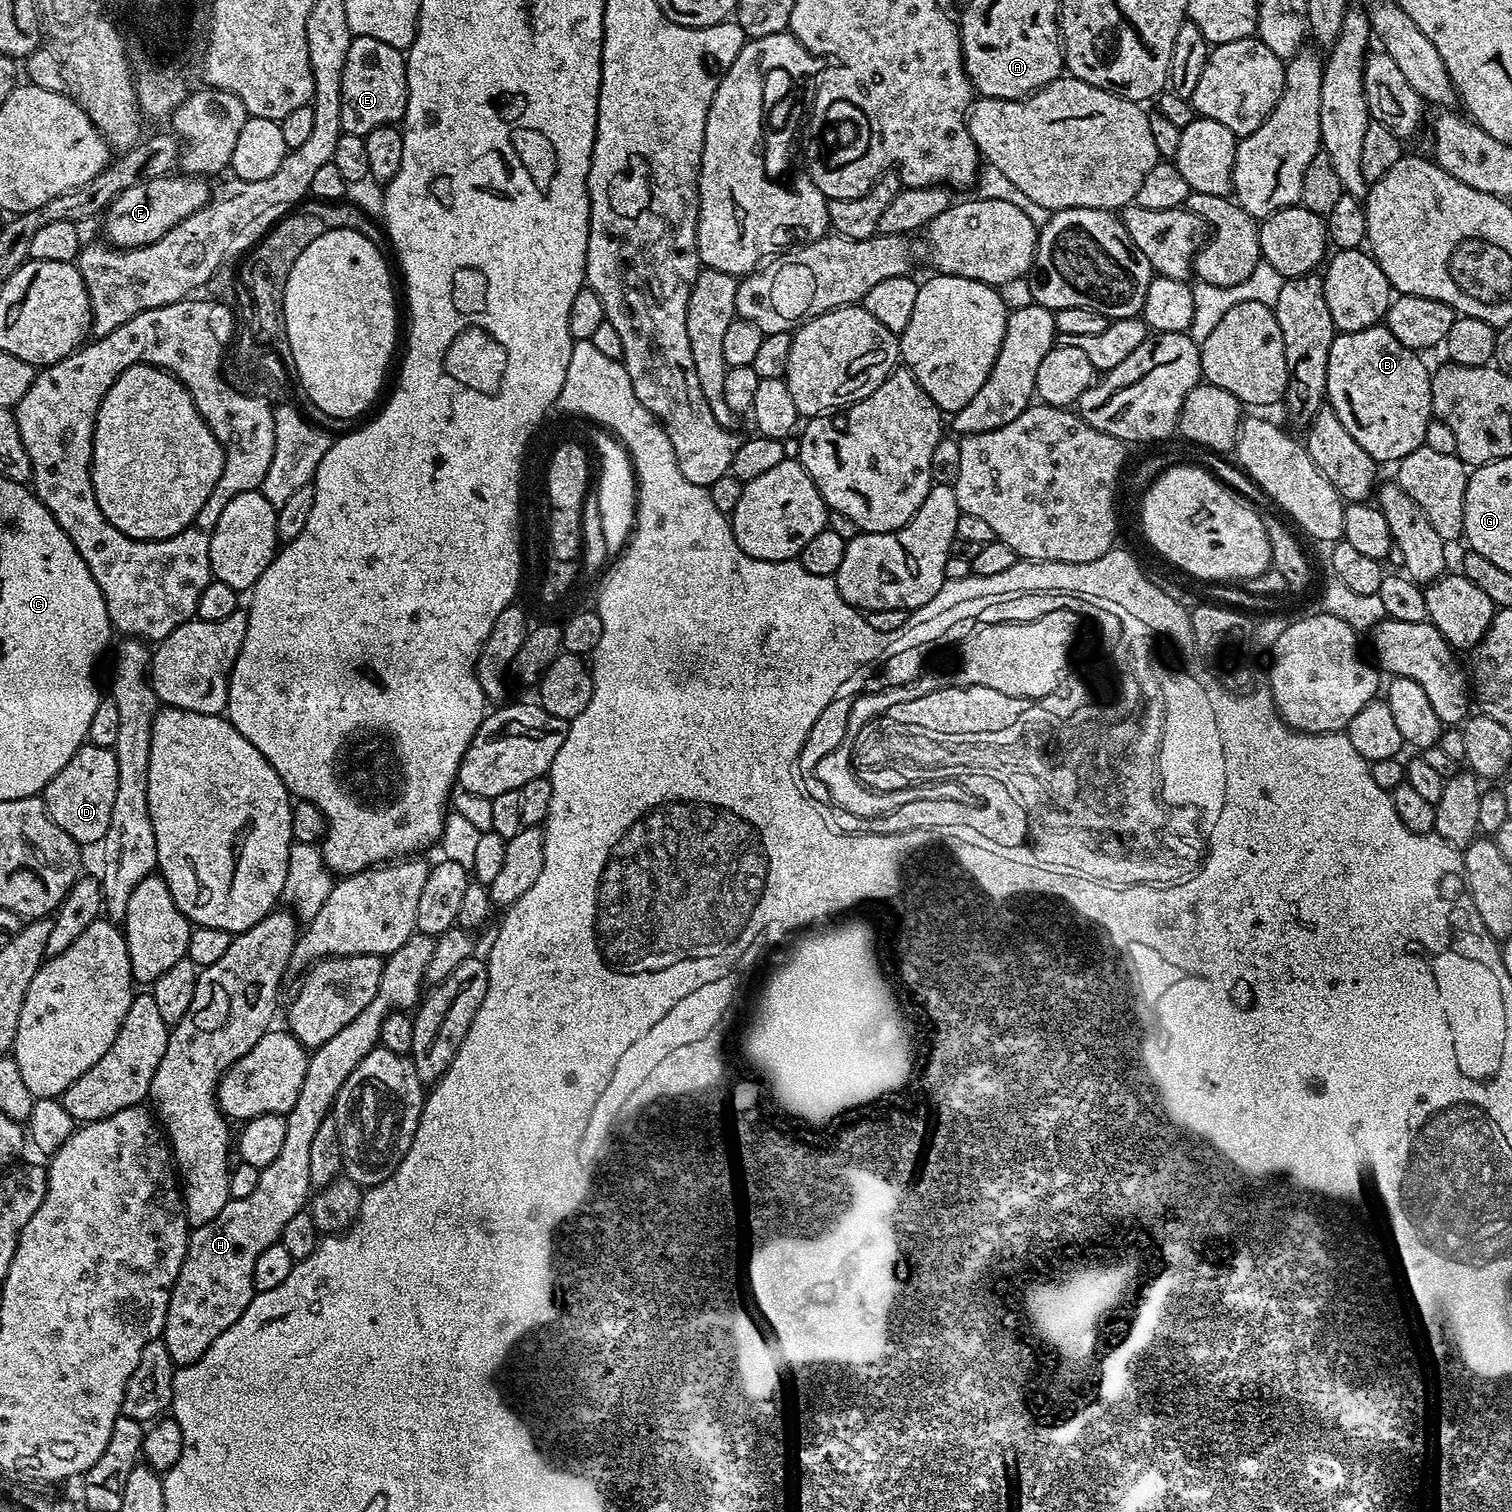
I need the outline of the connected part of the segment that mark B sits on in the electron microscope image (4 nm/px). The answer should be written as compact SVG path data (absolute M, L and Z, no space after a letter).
M1377 326L1342 332L1332 339L1330 362L1326 370L1327 403L1338 414L1338 422L1350 430L1354 442L1370 454L1377 462L1392 460L1398 462L1414 450L1418 450L1426 438L1426 426L1433 419L1432 414L1432 378L1430 368L1419 360L1411 348L1402 346L1386 326Z

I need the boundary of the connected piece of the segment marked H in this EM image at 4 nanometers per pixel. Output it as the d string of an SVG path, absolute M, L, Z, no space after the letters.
M415 931L410 938L406 938L406 942L402 942L402 946L398 946L398 950L387 956L382 966L382 982L378 982L378 994L374 994L370 1006L366 1006L366 1010L362 1010L362 1014L358 1014L354 1022L342 1026L342 1030L338 1030L334 1038L330 1038L309 1055L306 1079L302 1081L302 1090L298 1090L298 1102L294 1102L292 1109L284 1116L286 1139L282 1142L282 1151L278 1154L278 1158L274 1158L274 1162L270 1162L270 1166L260 1169L258 1187L246 1198L229 1199L228 1204L222 1206L218 1218L191 1229L186 1258L182 1262L182 1270L178 1270L174 1290L170 1294L170 1306L166 1310L166 1322L162 1333L164 1345L173 1365L183 1366L198 1362L198 1358L202 1358L202 1354L210 1350L214 1338L230 1330L230 1326L234 1326L234 1322L242 1318L242 1310L250 1306L252 1297L257 1293L254 1286L254 1262L258 1262L258 1254L262 1254L266 1246L277 1243L282 1230L286 1230L286 1222L290 1222L294 1214L305 1211L309 1203L310 1193L313 1191L310 1182L310 1142L313 1141L318 1126L322 1126L324 1119L333 1111L336 1095L349 1078L351 1071L380 1044L382 1022L386 1022L388 1015L394 1011L412 1010L419 1005L426 988L428 967L435 946L435 936Z

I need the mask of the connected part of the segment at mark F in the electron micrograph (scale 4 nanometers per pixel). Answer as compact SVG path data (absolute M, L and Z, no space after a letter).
M169 174L156 176L153 180L144 180L138 186L130 186L130 190L122 190L118 198L103 213L104 232L107 243L117 248L141 248L147 244L158 242L178 222L190 218L210 199L209 181L203 176L191 174Z

